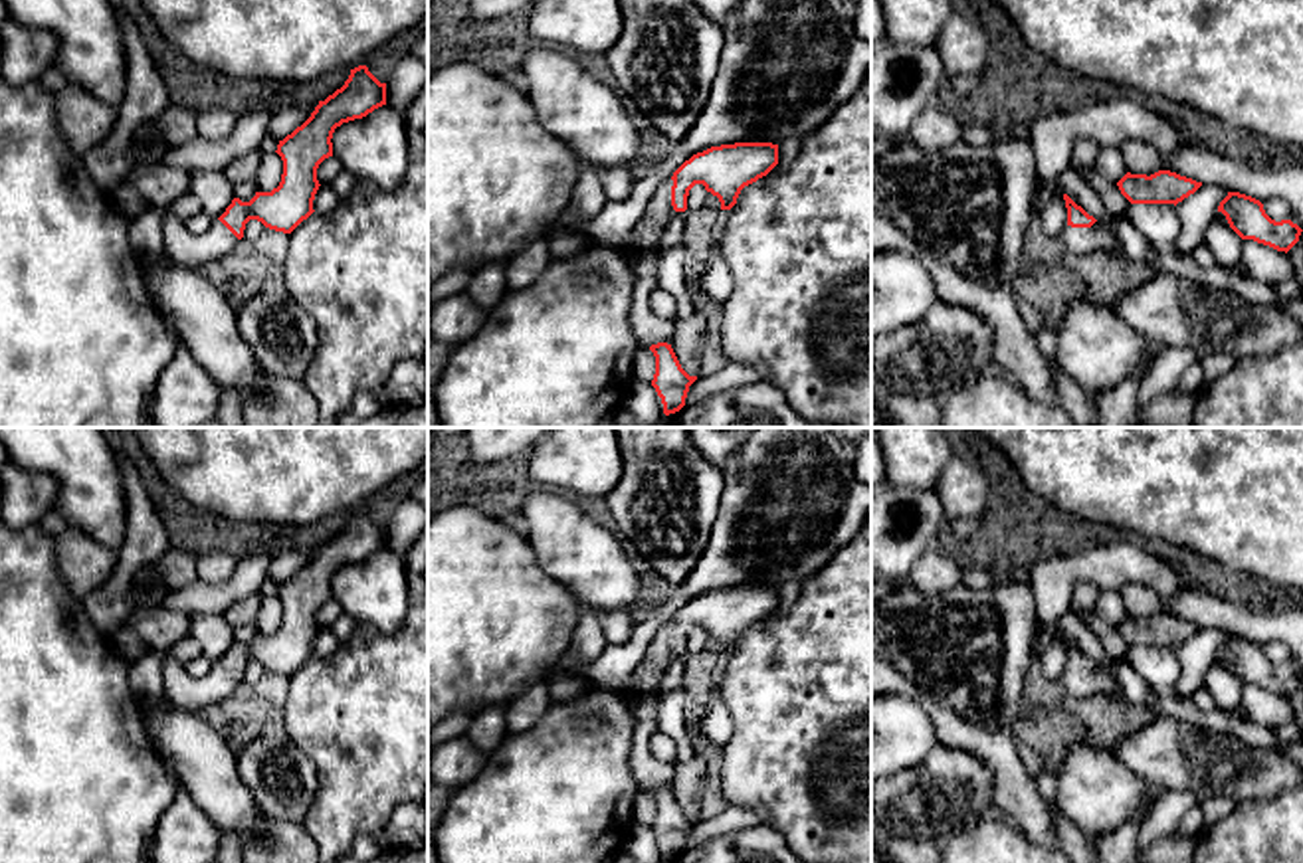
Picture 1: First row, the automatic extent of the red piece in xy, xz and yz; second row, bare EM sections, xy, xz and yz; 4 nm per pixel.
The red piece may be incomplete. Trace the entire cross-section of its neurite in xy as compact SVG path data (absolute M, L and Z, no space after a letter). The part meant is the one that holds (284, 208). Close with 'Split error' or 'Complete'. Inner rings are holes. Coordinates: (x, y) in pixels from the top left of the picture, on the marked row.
M366 65L351 69L341 89L319 101L311 117L277 144L283 174L271 192L255 192L250 202L234 198L208 232L196 236L186 224L166 214L162 222L164 247L176 265L202 269L230 253L244 238L250 220L265 228L291 234L313 210L319 190L317 168L333 156L333 133L343 123L362 119L386 105L386 83L380 83Z. Split error

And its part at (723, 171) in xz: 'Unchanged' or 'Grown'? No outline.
Grown

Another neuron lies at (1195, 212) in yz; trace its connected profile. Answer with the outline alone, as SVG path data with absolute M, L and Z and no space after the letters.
M1202 184L1194 194L1176 204L1180 232L1174 249L1178 253L1188 255L1204 241L1204 234L1226 196L1228 190L1218 184Z

